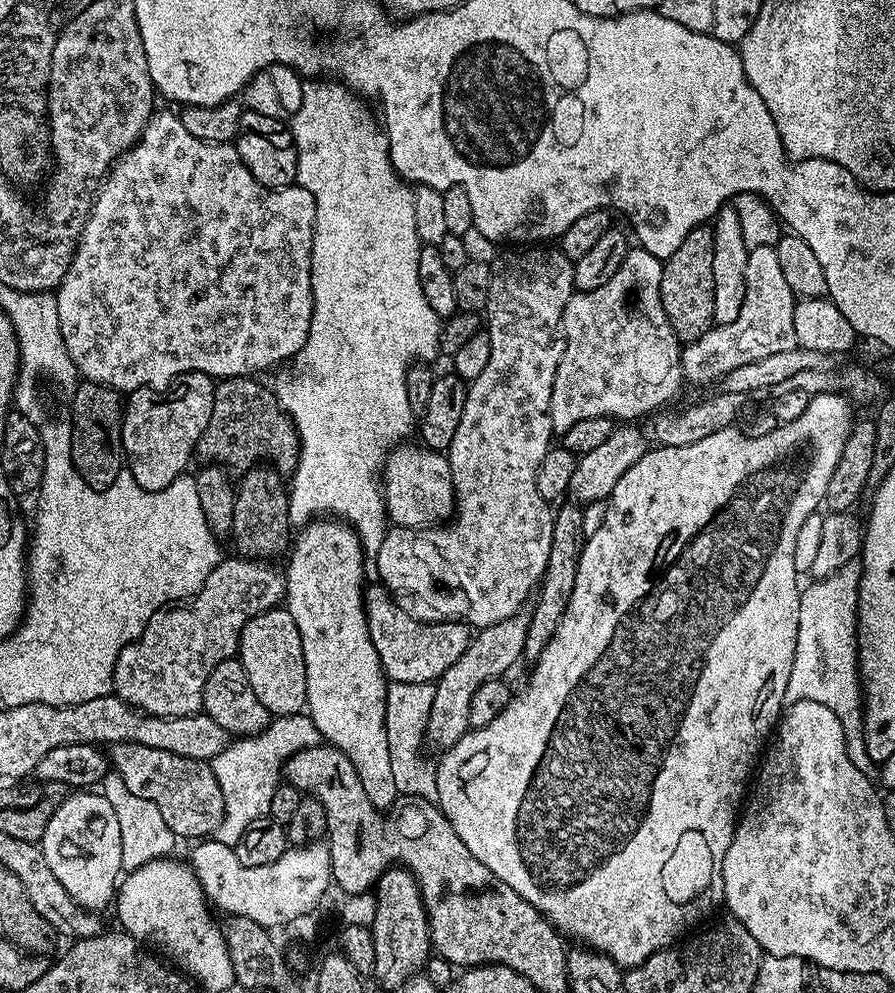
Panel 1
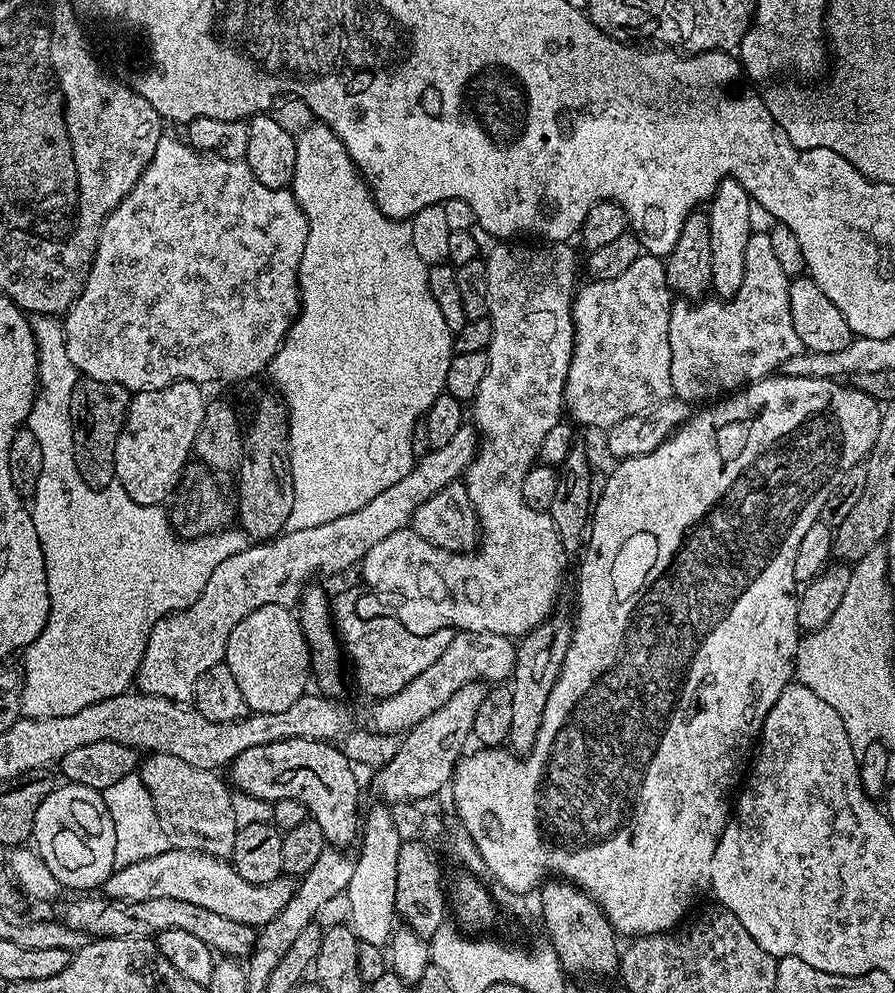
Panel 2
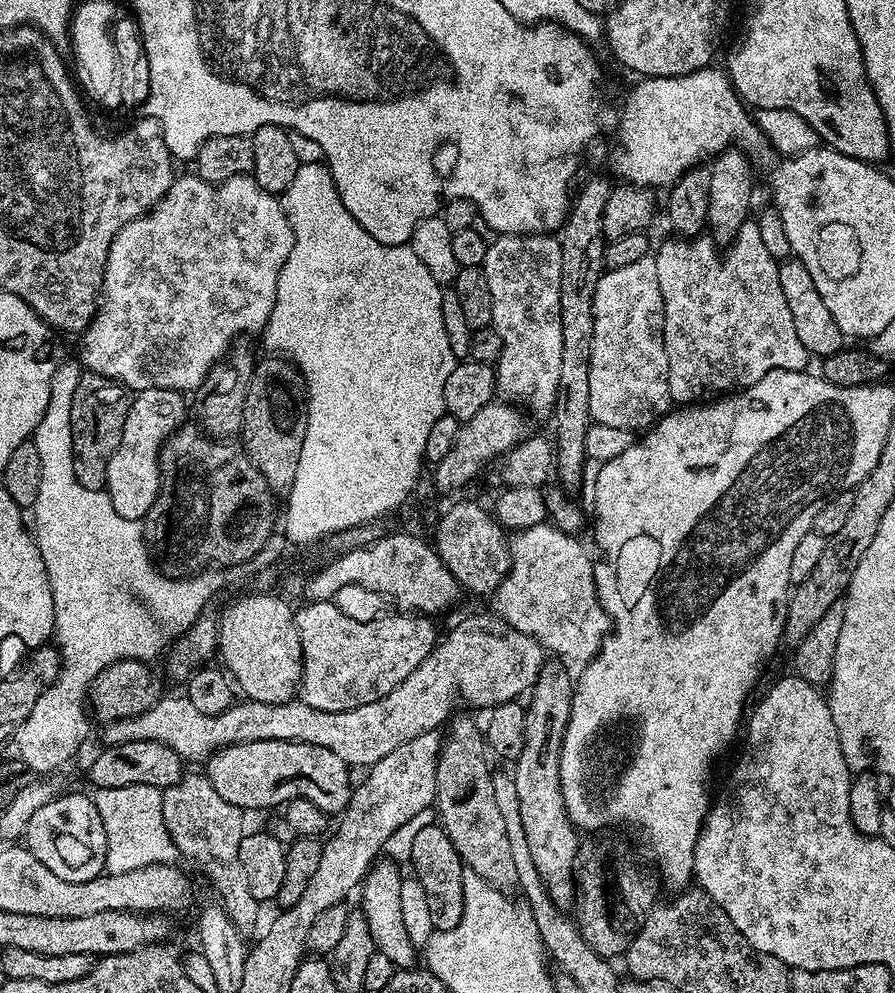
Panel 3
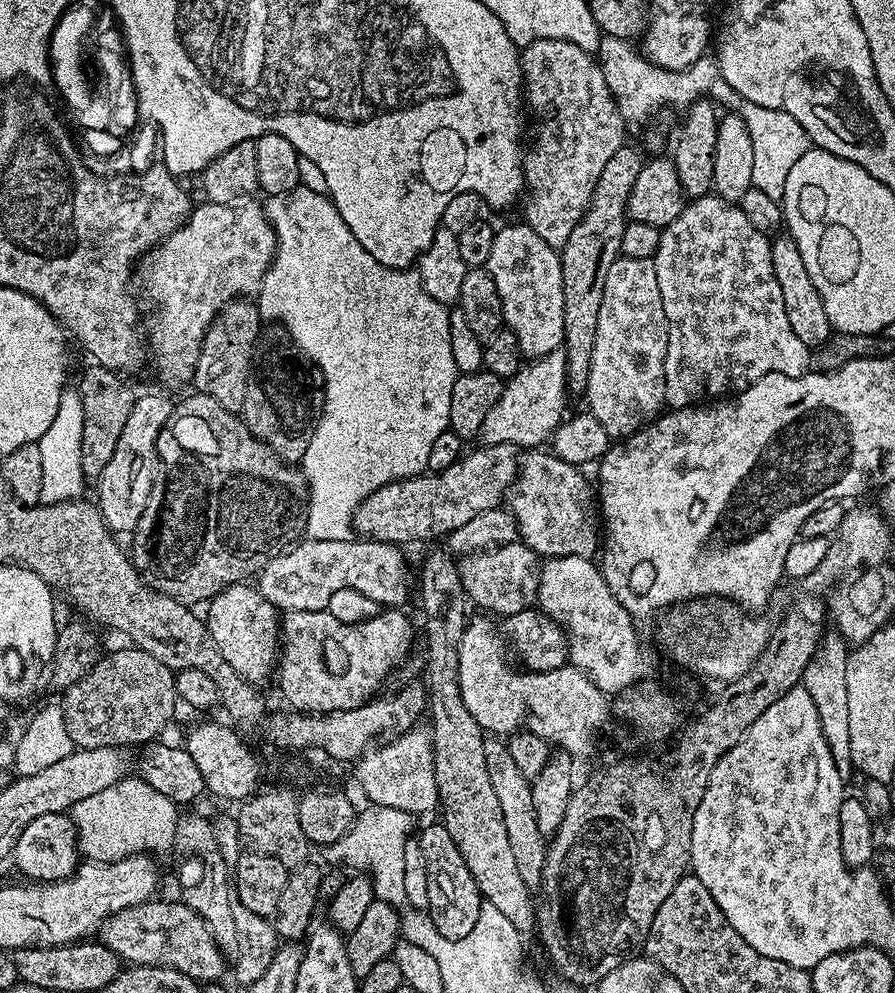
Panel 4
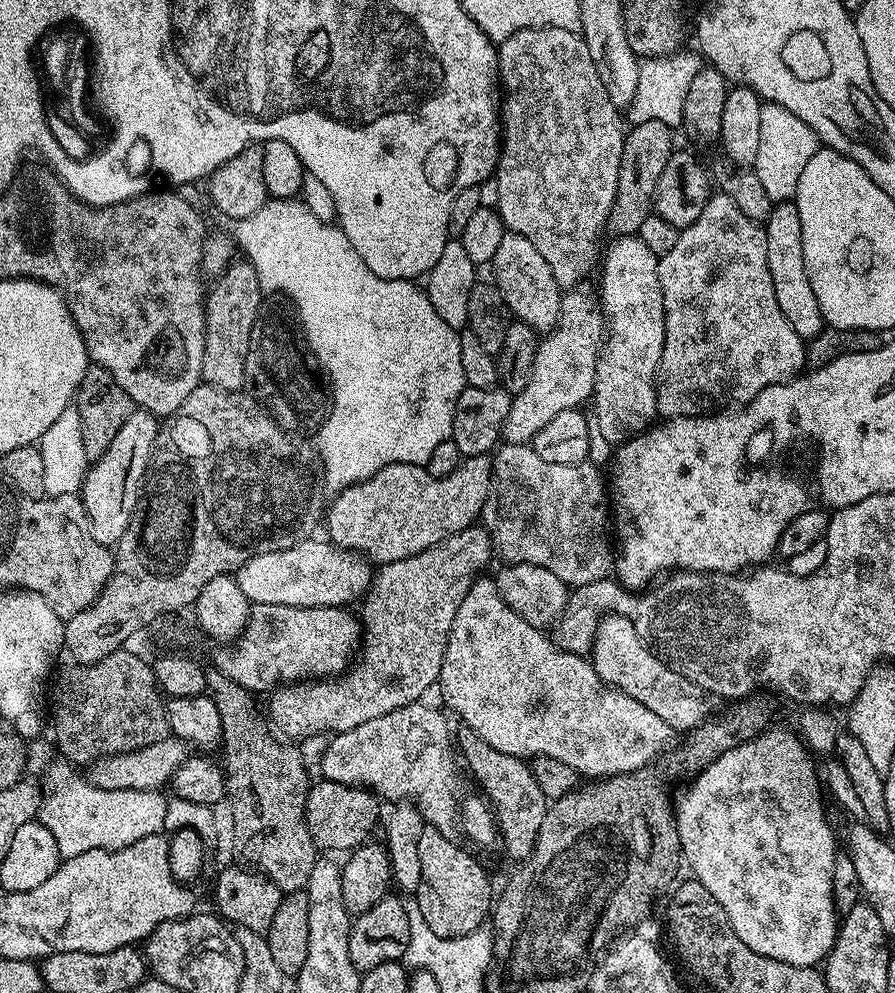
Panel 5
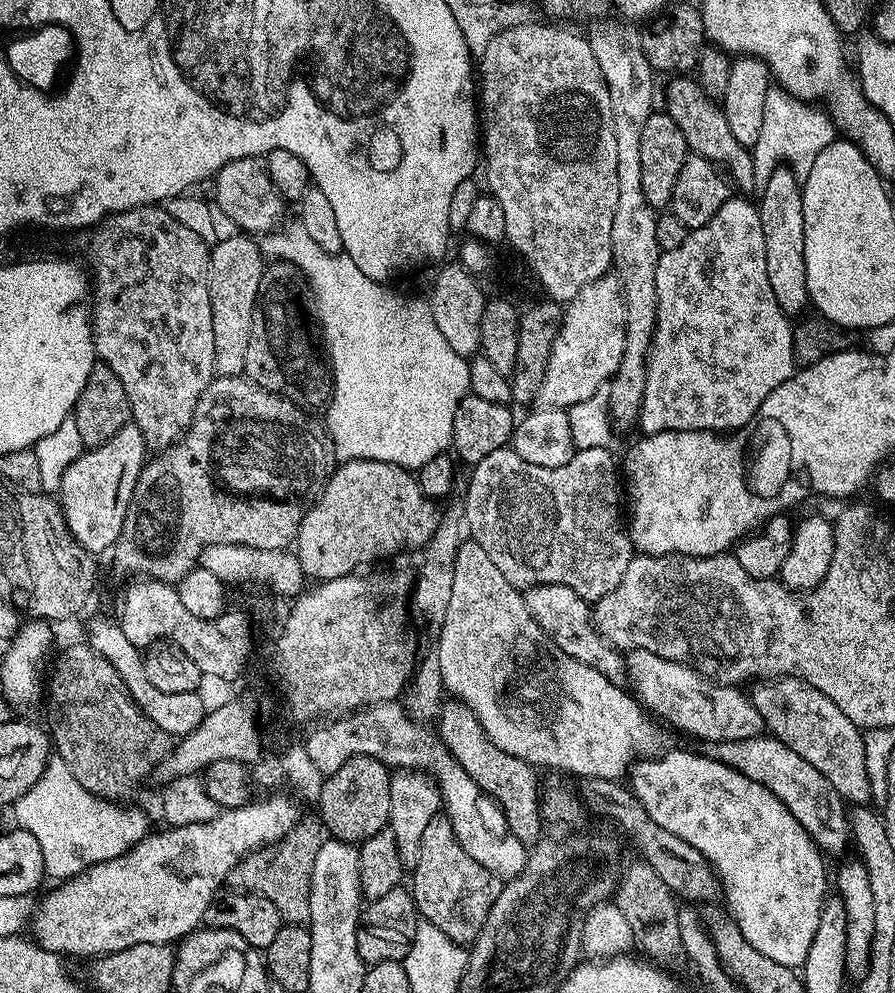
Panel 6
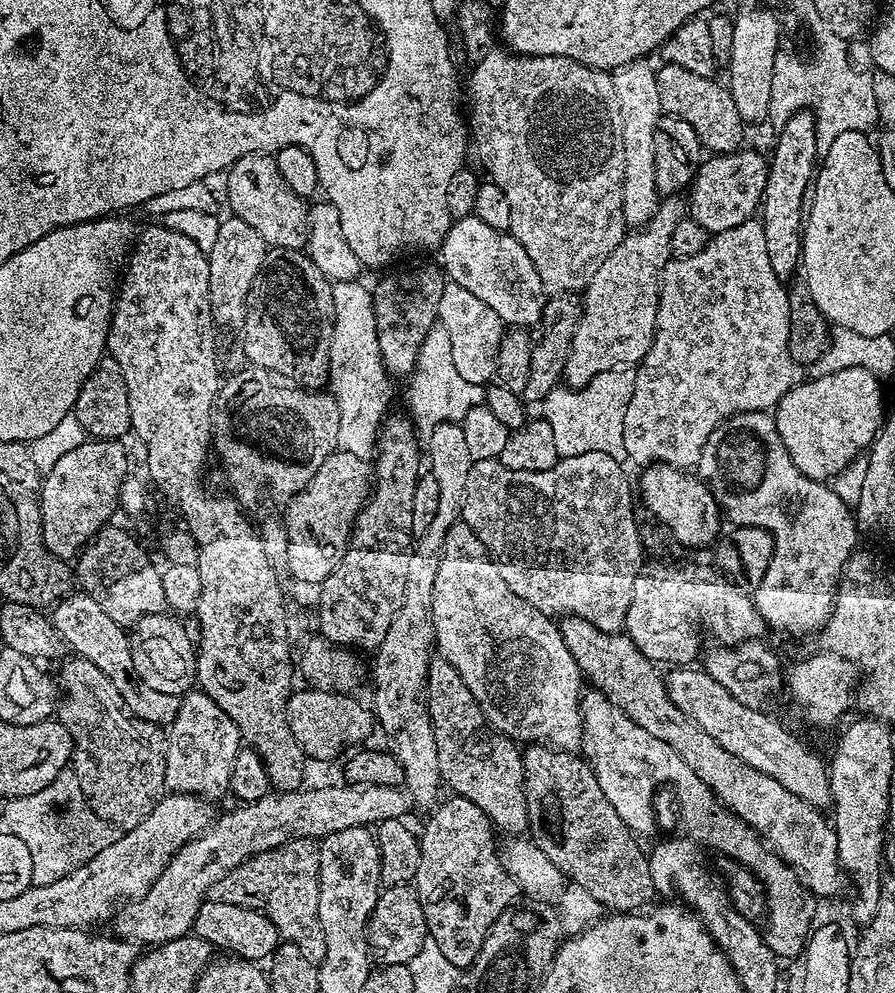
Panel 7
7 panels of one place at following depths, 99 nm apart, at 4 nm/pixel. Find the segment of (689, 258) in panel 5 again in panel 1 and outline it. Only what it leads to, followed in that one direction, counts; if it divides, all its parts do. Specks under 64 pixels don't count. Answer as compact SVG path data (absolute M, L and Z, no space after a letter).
M758 246L748 250L746 261L746 296L742 310L734 322L717 324L703 332L697 340L685 343L680 353L684 380L692 384L712 384L723 381L730 370L758 362L769 354L797 347L794 338L794 310L797 296L790 290L778 263L775 247Z

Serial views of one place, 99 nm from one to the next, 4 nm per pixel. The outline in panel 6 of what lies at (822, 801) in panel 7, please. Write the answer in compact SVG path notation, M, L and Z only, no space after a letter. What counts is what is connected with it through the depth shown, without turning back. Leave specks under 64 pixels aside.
M631 649L626 656L626 680L629 685L632 683L631 691L653 717L681 728L688 736L697 736L697 741L749 740L765 731L764 719L739 687L709 683L693 668L675 664L658 654Z

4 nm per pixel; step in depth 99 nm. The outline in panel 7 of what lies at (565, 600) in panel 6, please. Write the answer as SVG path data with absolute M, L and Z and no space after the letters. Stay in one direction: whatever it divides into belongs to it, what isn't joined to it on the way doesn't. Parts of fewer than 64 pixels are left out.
M577 616L563 617L559 626L566 650L570 650L576 665L595 691L601 692L618 706L618 710L638 722L646 734L658 738L658 742L666 742L666 746L670 746L670 750L674 750L674 754L678 754L678 758L682 758L682 762L710 786L725 808L739 820L745 820L765 845L795 870L811 895L812 892L816 896L831 894L832 880L842 876L842 870L836 857L836 833L833 825L820 817L823 816L821 809L790 794L790 790L786 790L782 782L774 782L770 774L746 766L746 762L734 758L730 750L722 750L710 734L703 732L698 722L682 714L682 710L670 702L665 677L656 669L659 667L634 646L628 635L603 632Z

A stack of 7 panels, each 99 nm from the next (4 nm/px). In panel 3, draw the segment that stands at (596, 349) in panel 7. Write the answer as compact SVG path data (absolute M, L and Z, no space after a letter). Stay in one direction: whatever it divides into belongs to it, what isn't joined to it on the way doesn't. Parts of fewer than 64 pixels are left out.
M491 402L482 406L482 410L479 410L474 418L461 423L458 438L454 438L454 446L450 446L450 454L446 454L446 458L442 458L434 466L438 491L452 492L455 488L466 487L492 459L495 461L503 457L504 453L523 439L526 432L525 413L511 402L499 403Z

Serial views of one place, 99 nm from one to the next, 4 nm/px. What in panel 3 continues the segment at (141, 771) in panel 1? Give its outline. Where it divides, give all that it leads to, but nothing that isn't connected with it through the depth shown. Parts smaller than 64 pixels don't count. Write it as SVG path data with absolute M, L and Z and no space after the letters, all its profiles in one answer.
M188 772L179 783L163 789L162 816L177 853L200 866L203 874L212 880L228 916L241 933L248 934L260 920L262 904L254 898L254 894L250 894L247 875L239 861L239 847L246 835L243 809L223 801L207 775Z

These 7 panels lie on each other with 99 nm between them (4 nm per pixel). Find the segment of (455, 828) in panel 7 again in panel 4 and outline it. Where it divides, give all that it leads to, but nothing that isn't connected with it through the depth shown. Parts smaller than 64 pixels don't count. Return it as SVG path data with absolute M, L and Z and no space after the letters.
M435 822L429 828L422 829L418 843L428 875L429 904L426 912L432 917L440 935L444 935L447 939L463 938L473 929L482 903L474 876L470 874L458 846L455 845L454 839L450 838L442 823Z

